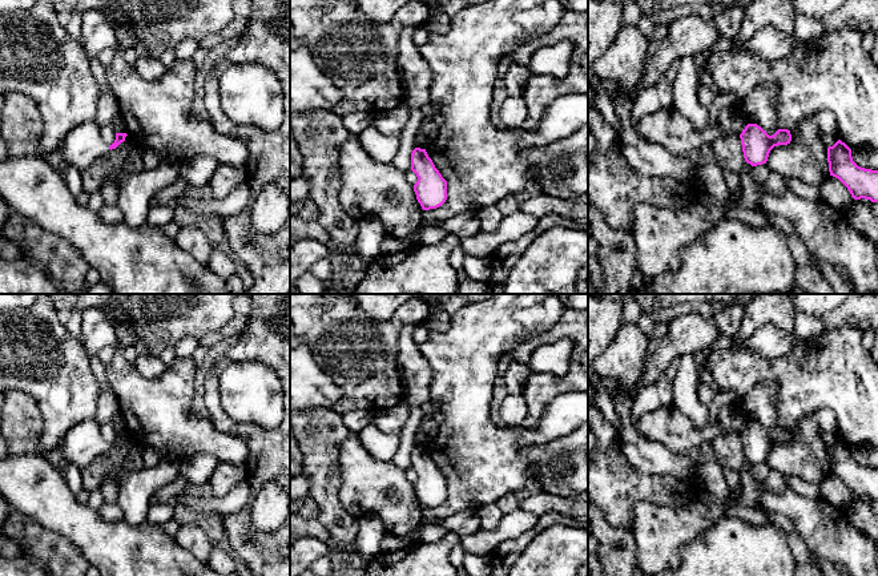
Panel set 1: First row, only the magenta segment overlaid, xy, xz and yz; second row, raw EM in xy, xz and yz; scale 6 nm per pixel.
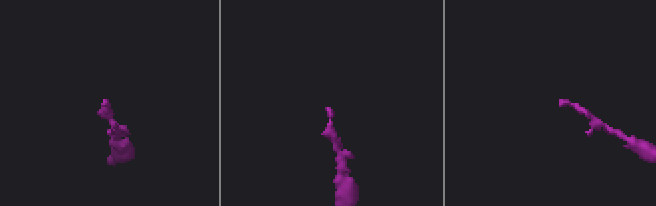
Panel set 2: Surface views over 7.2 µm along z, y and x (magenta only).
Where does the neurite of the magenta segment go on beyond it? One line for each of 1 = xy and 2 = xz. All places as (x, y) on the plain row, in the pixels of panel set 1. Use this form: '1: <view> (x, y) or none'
1: none
2: none

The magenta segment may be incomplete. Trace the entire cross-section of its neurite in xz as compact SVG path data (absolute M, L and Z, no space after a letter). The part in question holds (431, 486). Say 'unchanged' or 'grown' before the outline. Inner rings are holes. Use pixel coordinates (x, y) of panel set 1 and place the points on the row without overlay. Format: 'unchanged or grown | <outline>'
unchanged | M415 446L412 448L411 468L418 475L414 490L422 507L430 508L442 504L447 498L447 479L435 466L426 447Z

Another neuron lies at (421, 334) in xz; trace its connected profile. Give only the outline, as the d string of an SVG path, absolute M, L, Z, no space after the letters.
M420 322L415 326L415 330L412 333L412 339L420 345L423 342L426 342L430 337L430 331L427 330L426 327L426 323L424 322Z

